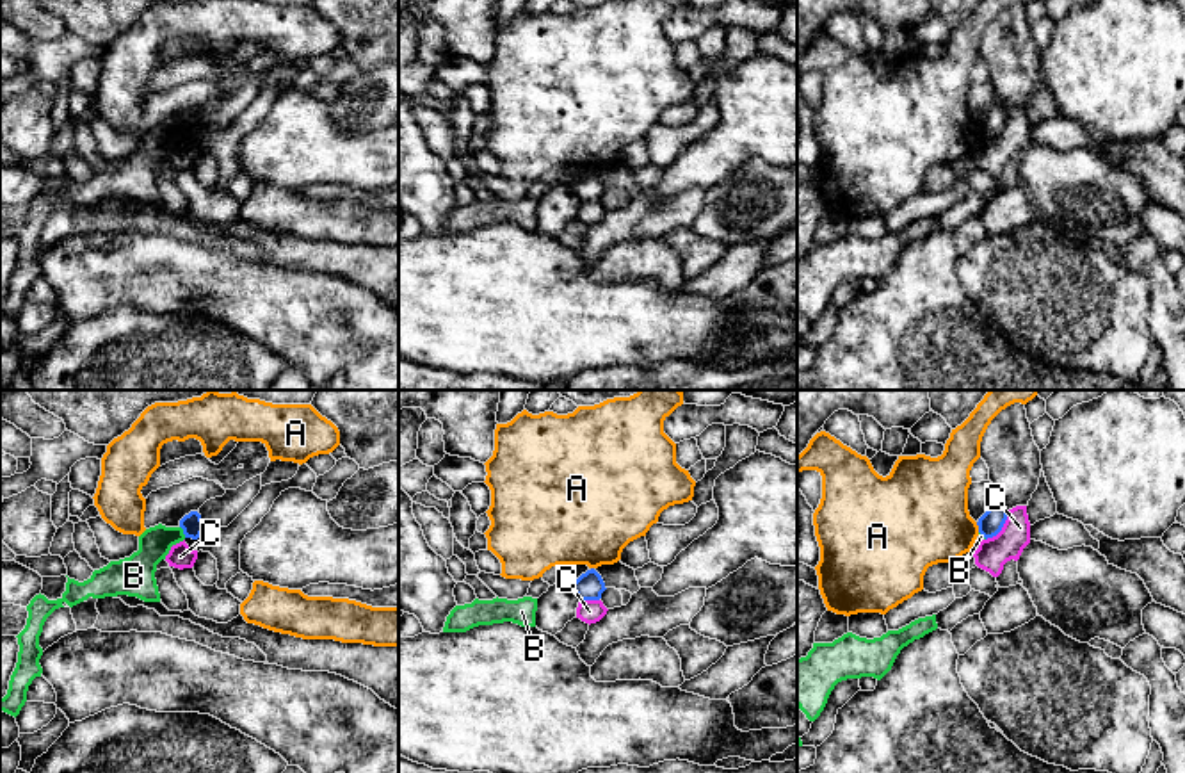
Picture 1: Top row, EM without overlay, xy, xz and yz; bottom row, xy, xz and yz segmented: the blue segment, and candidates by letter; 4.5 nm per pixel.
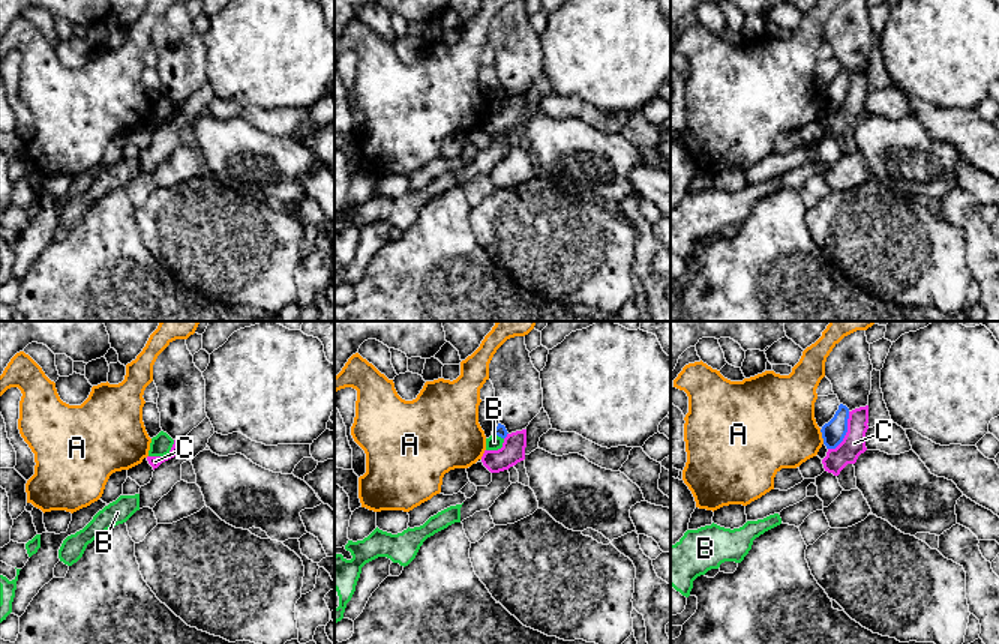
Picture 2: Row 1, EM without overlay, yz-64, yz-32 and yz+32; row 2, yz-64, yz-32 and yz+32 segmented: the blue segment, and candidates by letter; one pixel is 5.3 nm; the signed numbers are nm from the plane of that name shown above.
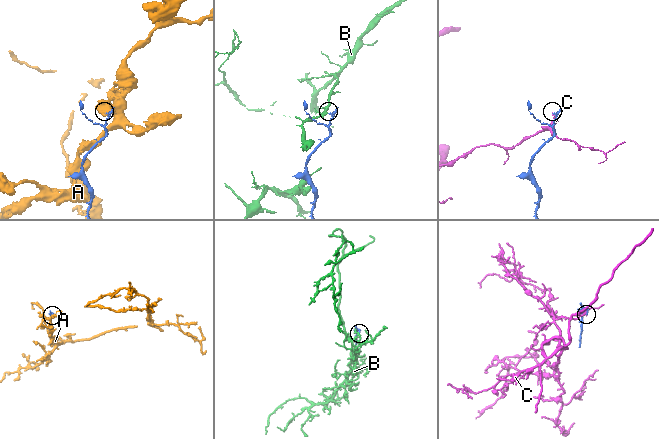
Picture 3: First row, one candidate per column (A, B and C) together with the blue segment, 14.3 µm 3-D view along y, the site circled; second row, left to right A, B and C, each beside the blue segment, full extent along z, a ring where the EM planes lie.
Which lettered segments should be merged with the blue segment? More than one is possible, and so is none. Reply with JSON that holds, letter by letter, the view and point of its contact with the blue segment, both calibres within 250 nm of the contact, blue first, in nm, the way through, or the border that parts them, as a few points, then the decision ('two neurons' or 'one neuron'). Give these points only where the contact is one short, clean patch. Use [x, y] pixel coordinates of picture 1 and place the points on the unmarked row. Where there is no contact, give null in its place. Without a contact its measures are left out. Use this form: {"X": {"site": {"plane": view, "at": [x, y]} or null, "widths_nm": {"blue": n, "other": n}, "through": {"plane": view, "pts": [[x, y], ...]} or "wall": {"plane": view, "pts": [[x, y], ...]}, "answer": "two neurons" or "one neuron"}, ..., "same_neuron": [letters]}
{"A": {"site": {"plane": "yz", "at": [979, 129]}, "widths_nm": {"blue": 110, "other": 400}, "answer": "two neurons"}, "B": {"site": {"plane": "xy", "at": [184, 132]}, "widths_nm": {"blue": 100, "other": 140}, "wall": {"plane": "xy", "pts": [[180, 127], [185, 138]]}, "answer": "two neurons"}, "C": {"site": {"plane": "yz", "at": [1002, 127]}, "widths_nm": {"blue": 110, "other": 140}, "answer": "two neurons"}, "same_neuron": []}

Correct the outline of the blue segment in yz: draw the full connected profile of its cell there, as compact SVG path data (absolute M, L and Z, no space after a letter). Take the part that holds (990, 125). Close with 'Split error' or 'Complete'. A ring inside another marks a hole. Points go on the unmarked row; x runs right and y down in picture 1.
M993 102L989 110L977 123L979 134L986 141L993 139L1002 132L1005 121L1007 121L1007 109L1002 103Z. Complete

